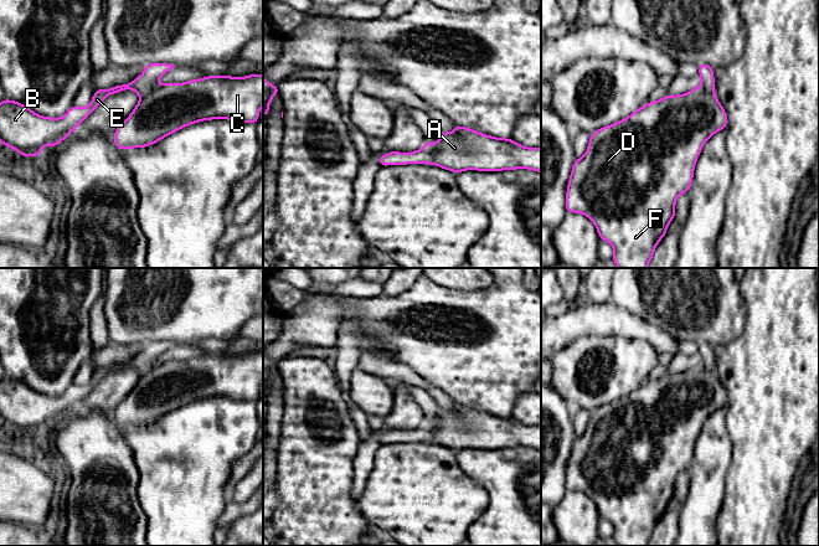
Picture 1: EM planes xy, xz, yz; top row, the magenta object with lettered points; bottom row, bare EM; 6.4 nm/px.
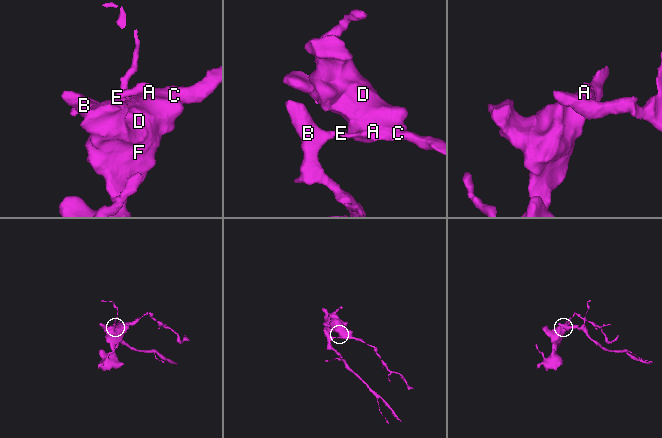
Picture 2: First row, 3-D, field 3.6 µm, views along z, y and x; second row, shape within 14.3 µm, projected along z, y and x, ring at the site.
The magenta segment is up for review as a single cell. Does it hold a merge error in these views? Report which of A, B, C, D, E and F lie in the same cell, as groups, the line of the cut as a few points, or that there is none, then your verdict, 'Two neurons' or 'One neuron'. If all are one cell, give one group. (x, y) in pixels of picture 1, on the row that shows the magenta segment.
Groups: A C D F / B E. Split along xz (422, 148), (432, 155), (432, 163). Two neurons

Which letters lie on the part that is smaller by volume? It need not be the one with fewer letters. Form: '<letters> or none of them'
B, E

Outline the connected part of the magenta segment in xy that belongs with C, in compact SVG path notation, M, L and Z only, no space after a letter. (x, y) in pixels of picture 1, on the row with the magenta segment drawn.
M263 74L207 76L184 83L158 84L139 99L130 115L115 129L113 141L123 151L124 149L150 146L165 136L202 120L228 119L256 124L262 105Z

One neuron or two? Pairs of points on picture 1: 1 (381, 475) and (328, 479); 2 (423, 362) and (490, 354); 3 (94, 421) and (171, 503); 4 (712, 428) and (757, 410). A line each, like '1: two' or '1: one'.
1: two
2: one
3: two
4: two

